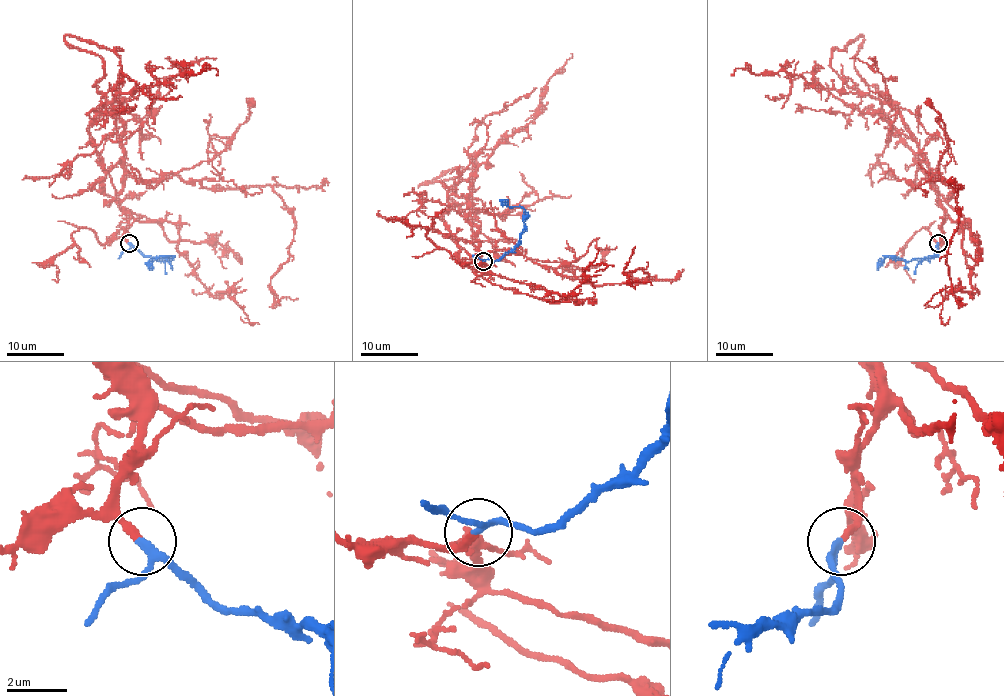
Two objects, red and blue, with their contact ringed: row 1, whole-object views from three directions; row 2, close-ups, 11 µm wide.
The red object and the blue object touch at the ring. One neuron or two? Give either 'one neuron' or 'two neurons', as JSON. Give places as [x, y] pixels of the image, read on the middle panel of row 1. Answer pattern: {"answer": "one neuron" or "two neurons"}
{"answer": "one neuron"}

